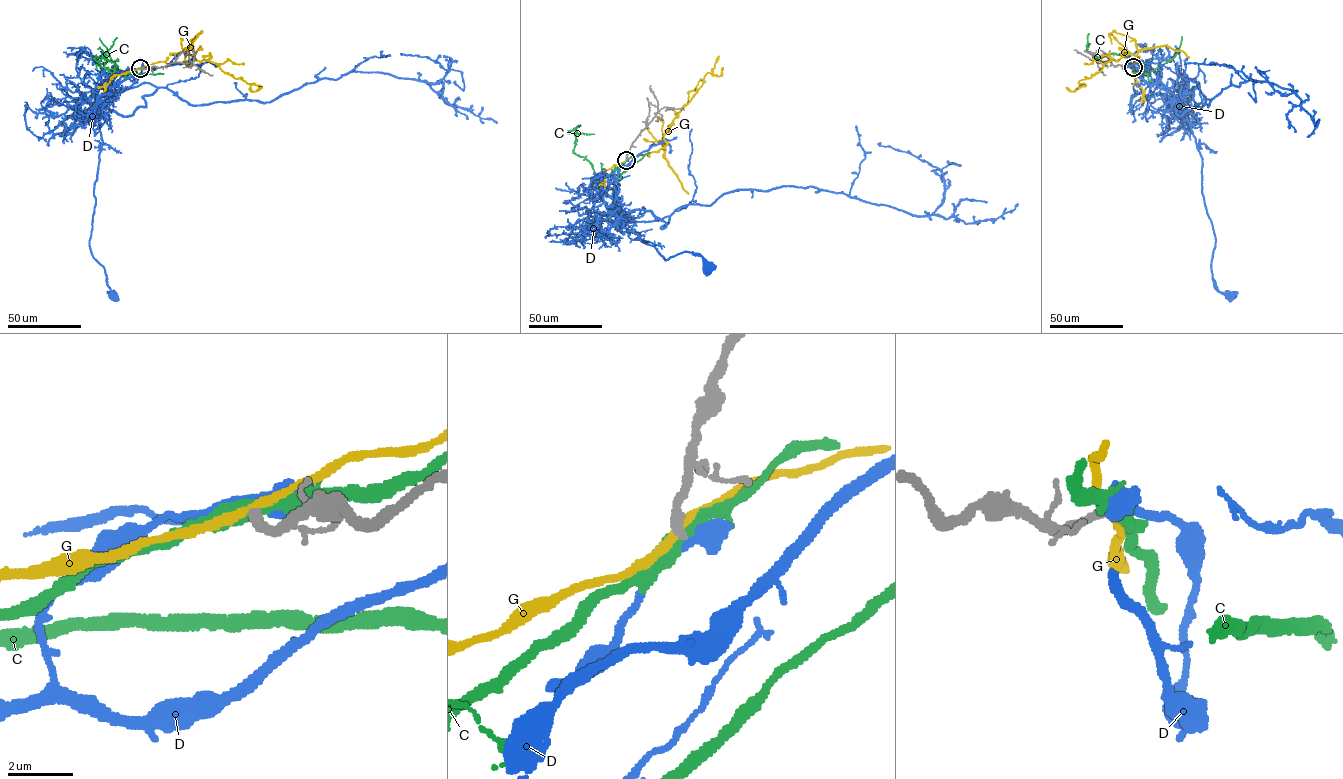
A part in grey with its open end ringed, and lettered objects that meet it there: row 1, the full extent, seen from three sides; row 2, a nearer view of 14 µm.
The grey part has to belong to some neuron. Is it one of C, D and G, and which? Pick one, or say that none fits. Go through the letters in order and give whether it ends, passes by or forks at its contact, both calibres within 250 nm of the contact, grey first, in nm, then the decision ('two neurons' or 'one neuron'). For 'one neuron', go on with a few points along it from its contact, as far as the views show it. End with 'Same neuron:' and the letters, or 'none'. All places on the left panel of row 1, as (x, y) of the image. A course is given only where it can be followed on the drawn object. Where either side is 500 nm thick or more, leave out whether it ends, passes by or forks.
C: it passes by | 280/360 nm | two neurons
D: it passes by | 280/440 nm | two neurons
G: it passes by | 280/240 nm | two neurons
Same neuron: none

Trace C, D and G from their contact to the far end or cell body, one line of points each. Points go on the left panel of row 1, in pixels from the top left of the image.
C: (140, 68), (114, 75), (105, 68), (105, 58), (93, 58), (97, 61), (104, 57), (116, 37)
D: (140, 68), (103, 94), (97, 118), (102, 150), (90, 249), (103, 267), (114, 296)
G: (140, 68), (161, 61), (179, 63), (190, 55), (214, 63), (250, 84), (252, 92), (262, 87)

